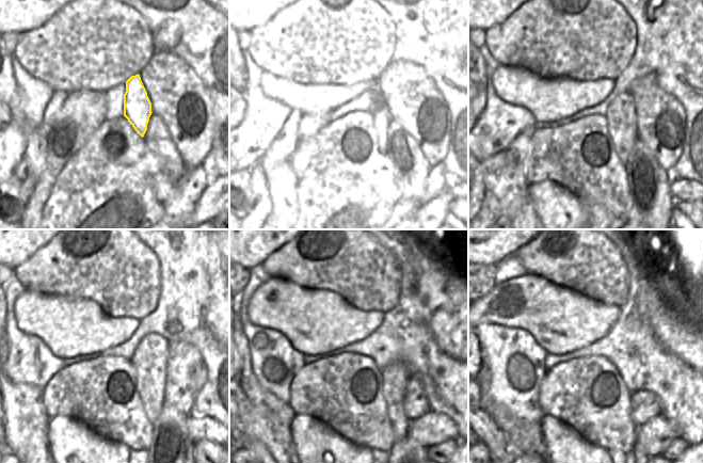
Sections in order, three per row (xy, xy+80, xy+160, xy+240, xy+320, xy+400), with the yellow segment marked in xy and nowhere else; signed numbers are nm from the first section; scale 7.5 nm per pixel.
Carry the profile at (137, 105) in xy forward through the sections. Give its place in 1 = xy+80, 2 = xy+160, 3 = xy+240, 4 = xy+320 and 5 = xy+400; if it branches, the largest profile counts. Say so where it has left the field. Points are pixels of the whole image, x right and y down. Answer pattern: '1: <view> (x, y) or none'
1: xy+80 (377, 110)
2: xy+160 (621, 114)
3: xy+240 (149, 357)
4: xy+320 (395, 377)
5: xy+400 (637, 446)

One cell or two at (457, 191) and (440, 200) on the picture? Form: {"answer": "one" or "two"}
{"answer": "two"}

